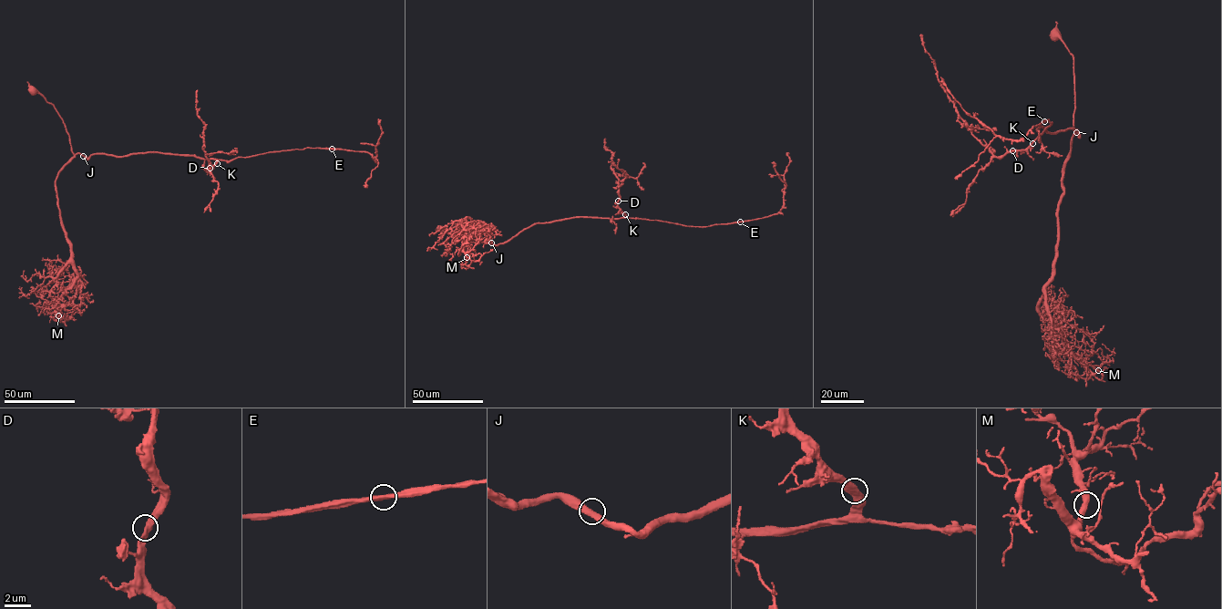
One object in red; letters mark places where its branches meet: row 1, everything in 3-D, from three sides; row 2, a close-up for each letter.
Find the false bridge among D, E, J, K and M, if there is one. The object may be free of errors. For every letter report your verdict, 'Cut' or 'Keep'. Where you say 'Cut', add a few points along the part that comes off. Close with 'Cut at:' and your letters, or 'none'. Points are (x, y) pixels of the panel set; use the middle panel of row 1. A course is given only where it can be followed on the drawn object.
D: Keep
E: Cut. Course of the part to remove: (740, 221), (725, 224)
J: Keep
K: Keep
M: Keep
Cut at: E

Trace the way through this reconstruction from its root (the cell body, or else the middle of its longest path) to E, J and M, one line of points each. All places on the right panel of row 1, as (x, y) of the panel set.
E: (1053, 35), (1073, 57), (1073, 129), (1080, 137), (1075, 129), (1040, 127), (1039, 139), (1052, 124), (1044, 121)
J: (1053, 35), (1064, 44), (1073, 59), (1073, 129), (1076, 132)
M: (1053, 35), (1073, 59), (1074, 134), (1062, 170), (1058, 245), (1046, 304), (1070, 351), (1093, 372), (1098, 370)

